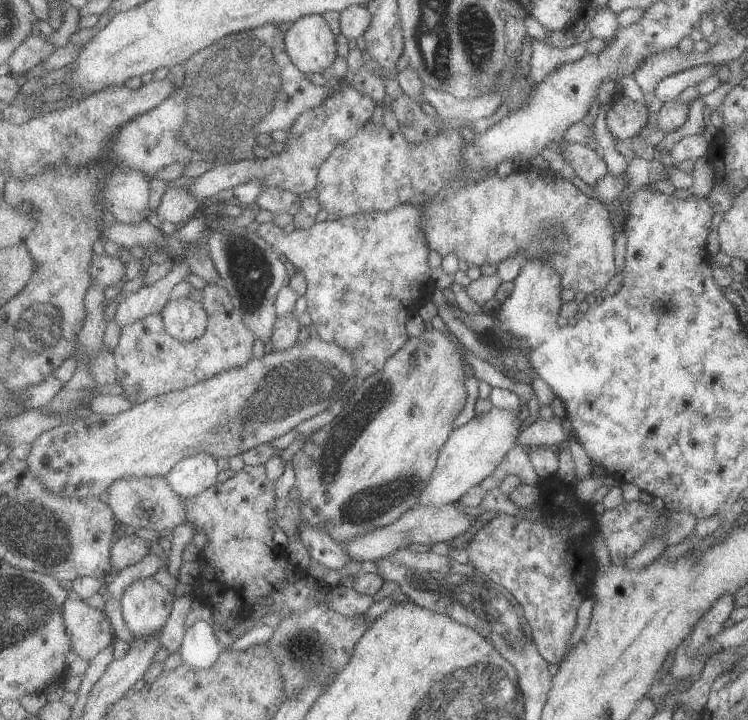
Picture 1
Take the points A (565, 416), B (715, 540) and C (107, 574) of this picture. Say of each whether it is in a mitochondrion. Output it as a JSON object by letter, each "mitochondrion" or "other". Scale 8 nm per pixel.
{"A":"other","B":"other","C":"other"}

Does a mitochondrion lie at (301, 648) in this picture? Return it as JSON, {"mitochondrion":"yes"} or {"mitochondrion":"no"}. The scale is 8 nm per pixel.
{"mitochondrion":"yes"}

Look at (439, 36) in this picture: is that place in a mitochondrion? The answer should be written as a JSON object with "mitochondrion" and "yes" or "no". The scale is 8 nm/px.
{"mitochondrion":"yes"}

